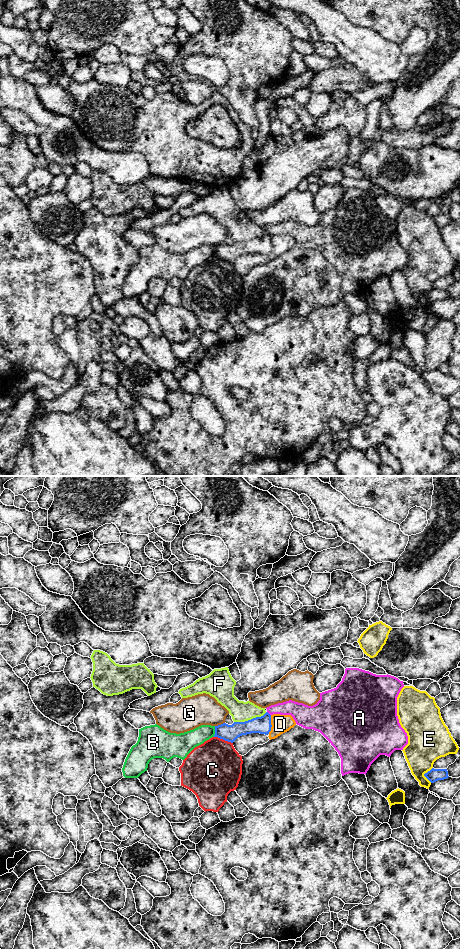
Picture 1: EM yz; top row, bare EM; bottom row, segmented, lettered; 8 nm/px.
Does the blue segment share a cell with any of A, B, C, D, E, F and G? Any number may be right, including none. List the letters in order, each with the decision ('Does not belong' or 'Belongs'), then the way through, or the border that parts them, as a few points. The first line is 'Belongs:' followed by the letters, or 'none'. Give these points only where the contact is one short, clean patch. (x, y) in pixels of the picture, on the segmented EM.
Belongs: none
A: Does not belong
B: Does not belong
C: Does not belong
D: Does not belong
E: Does not belong
F: Does not belong. Boundary: yz (266, 712), (260, 716), (234, 722)
G: Does not belong

